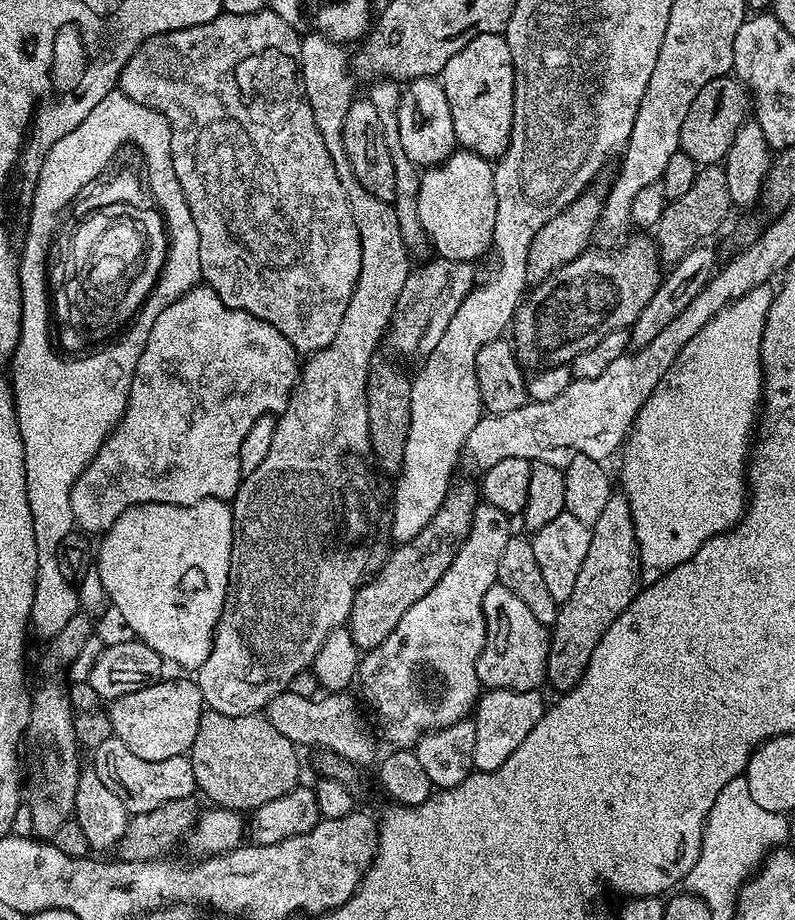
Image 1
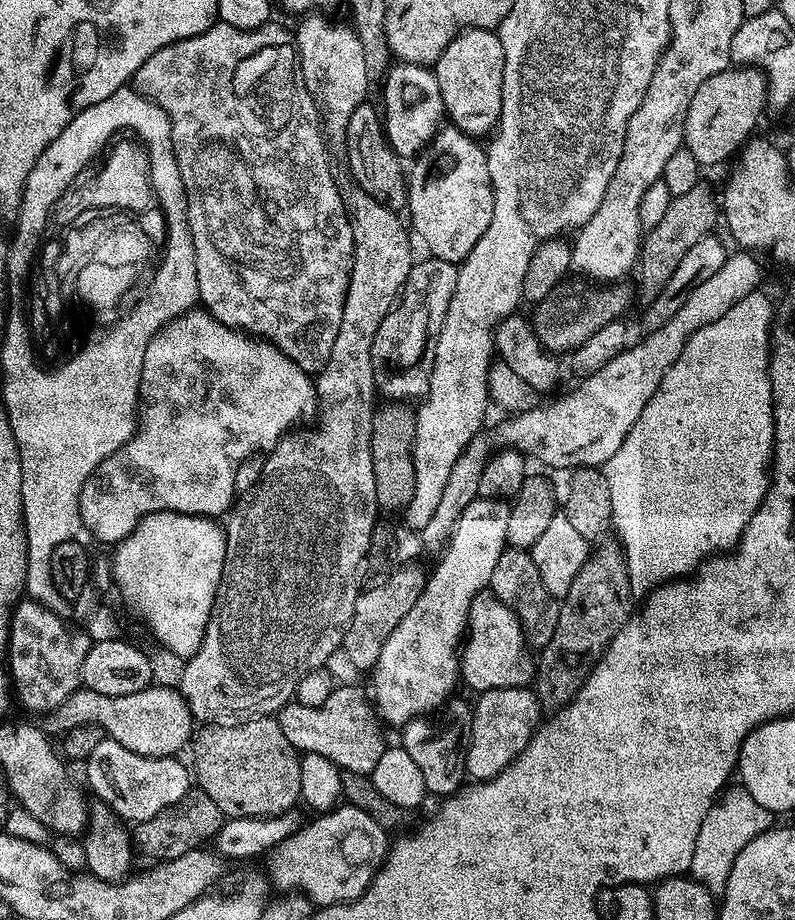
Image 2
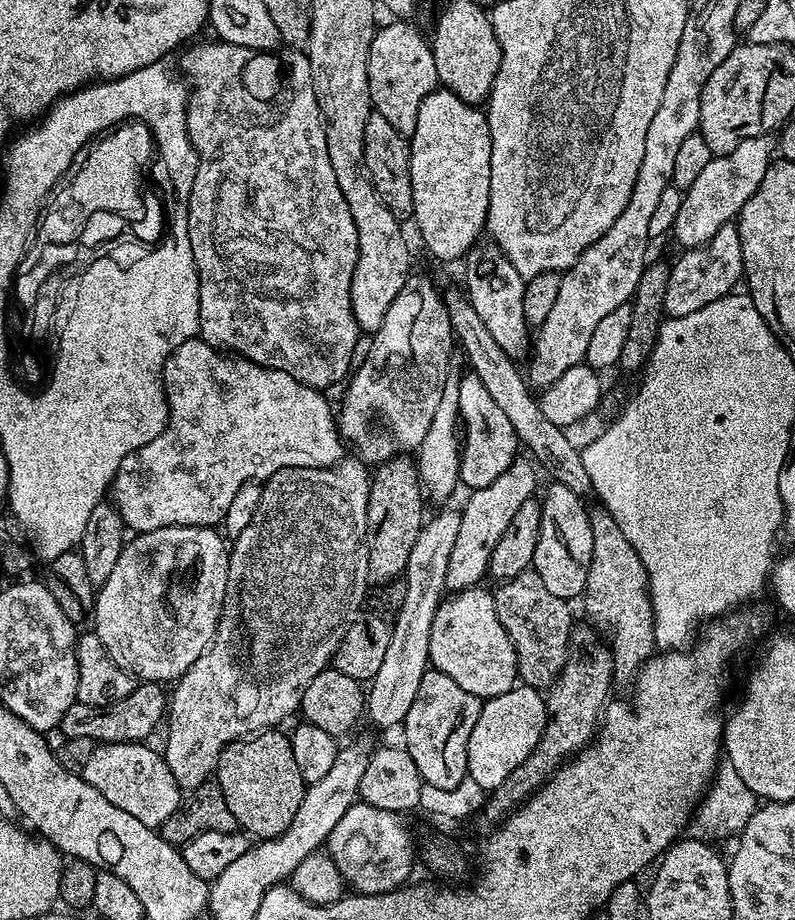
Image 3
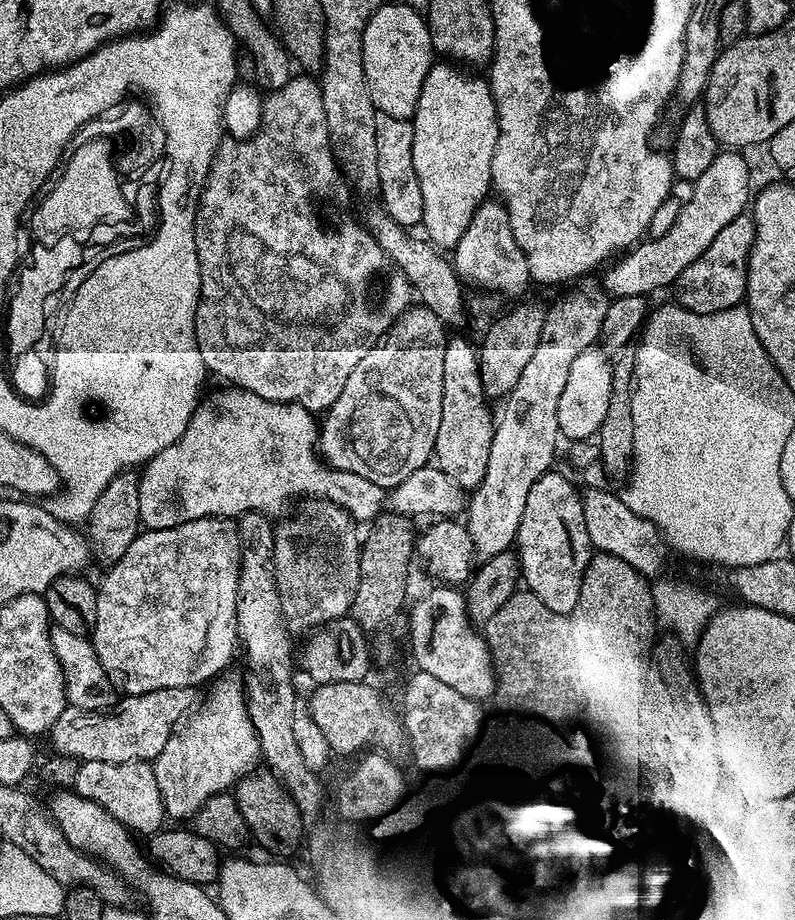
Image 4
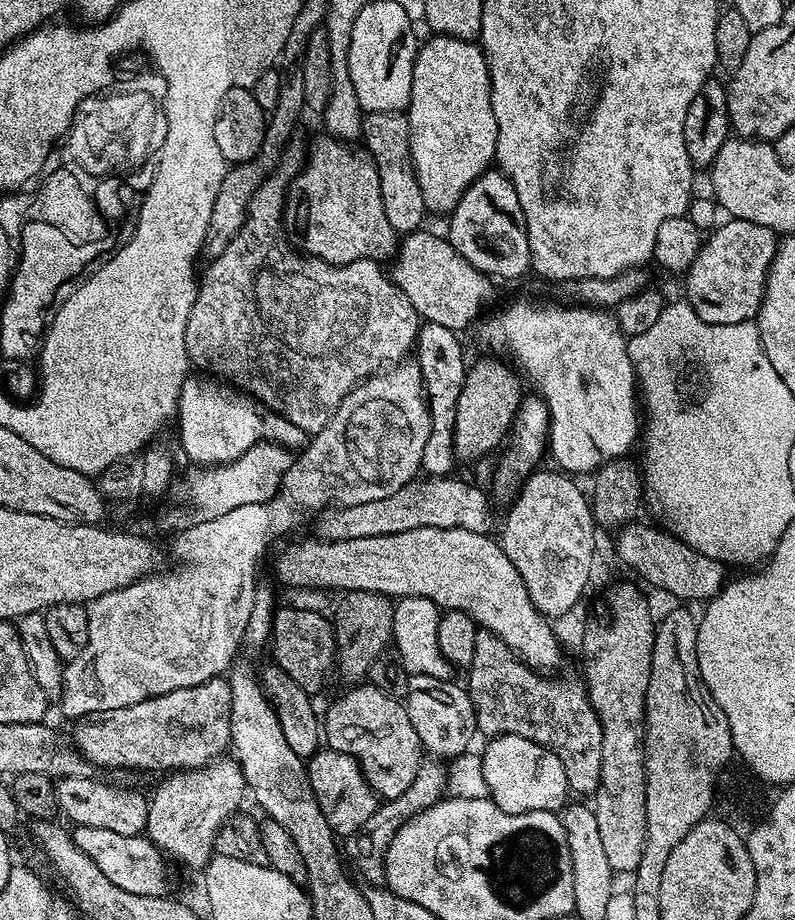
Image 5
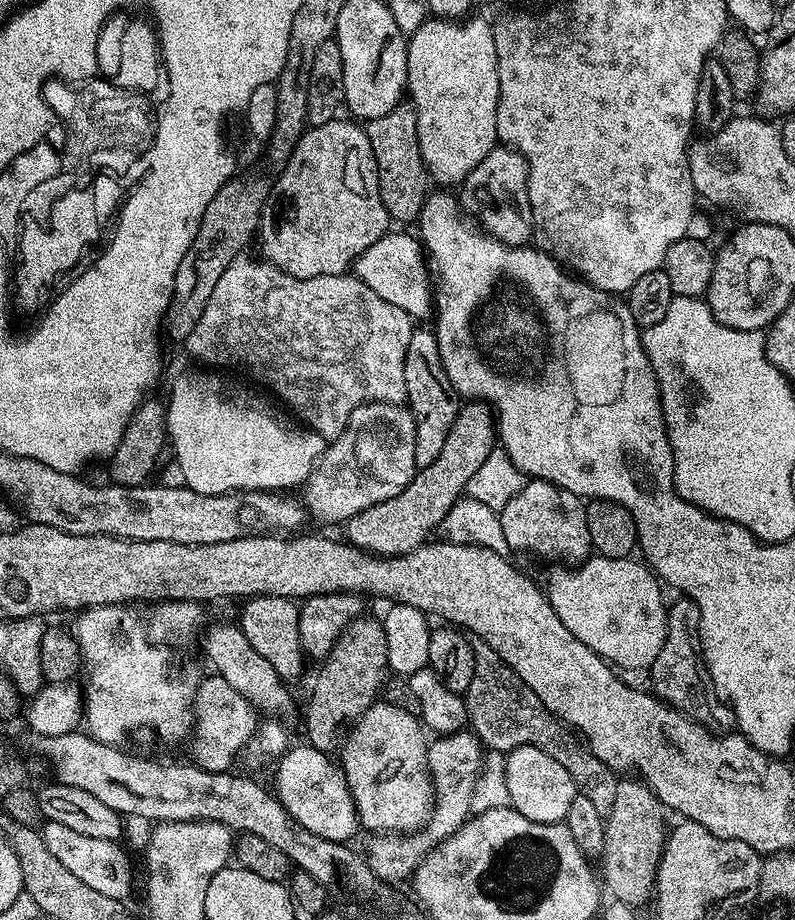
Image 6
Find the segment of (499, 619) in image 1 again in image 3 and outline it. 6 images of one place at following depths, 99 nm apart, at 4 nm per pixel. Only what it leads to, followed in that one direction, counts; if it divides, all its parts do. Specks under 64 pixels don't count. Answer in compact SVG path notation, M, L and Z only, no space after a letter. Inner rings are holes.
M484 586L463 588L441 600L430 626L428 659L435 671L454 678L462 690L470 690L481 701L506 694L518 684L514 642L498 622L495 595Z

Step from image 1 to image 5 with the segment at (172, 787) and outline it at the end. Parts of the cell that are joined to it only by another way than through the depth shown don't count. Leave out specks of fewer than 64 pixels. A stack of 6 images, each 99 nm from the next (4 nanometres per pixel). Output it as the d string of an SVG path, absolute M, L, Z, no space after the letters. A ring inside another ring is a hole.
M65 776L55 781L56 807L76 826L98 826L98 830L114 830L114 834L141 835L148 826L149 797L132 788L115 788L91 776Z

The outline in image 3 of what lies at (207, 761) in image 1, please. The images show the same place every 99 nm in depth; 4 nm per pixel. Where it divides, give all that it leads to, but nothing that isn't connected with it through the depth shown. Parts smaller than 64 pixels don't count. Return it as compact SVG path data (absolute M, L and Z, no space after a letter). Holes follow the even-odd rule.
M265 730L225 744L214 779L237 825L257 841L272 840L288 829L290 822L294 822L294 814L298 814L298 806L302 806L306 787L298 762L294 762L291 739L280 730Z

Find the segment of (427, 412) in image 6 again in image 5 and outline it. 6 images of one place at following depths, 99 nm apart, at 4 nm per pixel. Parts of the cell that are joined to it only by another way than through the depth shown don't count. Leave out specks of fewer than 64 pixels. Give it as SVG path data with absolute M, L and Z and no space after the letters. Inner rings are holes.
M427 322L421 323L420 332L416 335L414 360L424 375L424 395L430 410L430 438L426 438L426 450L422 450L420 467L432 478L447 477L451 473L448 471L451 470L452 464L454 465L452 427L456 421L456 403L466 371L464 348L460 345L460 339L457 333L450 331L446 326Z

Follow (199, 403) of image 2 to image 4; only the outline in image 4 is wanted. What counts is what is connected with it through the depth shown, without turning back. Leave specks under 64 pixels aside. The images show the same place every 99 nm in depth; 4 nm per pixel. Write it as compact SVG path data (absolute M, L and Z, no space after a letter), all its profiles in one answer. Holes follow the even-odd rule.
M224 386L221 392L216 392L209 398L208 404L206 404L206 402L201 403L190 418L190 422L186 426L182 438L178 438L178 442L174 442L174 446L166 446L166 450L154 454L154 458L150 458L147 464L143 465L142 471L139 473L138 477L138 510L140 511L140 523L148 530L166 530L170 526L178 526L182 522L190 522L198 518L206 518L207 516L236 518L245 512L273 514L272 512L278 511L295 492L305 492L308 498L323 498L333 501L339 504L341 508L345 508L345 510L348 511L348 515L356 522L361 522L360 520L371 522L385 511L385 489L379 488L374 482L370 482L358 474L340 472L337 468L328 467L318 455L318 420L313 413L308 412L305 408L297 404L283 404L282 402L270 402L266 398L258 398L258 394L250 394L244 388L235 386Z

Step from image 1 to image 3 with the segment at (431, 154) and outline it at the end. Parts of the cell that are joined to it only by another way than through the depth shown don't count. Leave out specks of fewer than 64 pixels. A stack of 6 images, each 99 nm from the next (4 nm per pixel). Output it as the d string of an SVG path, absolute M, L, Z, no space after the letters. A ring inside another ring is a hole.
M408 22L392 23L396 24L388 24L385 28L384 25L377 27L374 38L370 42L370 50L368 51L370 98L374 111L382 114L382 118L386 118L386 122L390 122L390 126L394 126L394 130L398 130L408 138L411 137L414 126L418 122L418 106L422 106L422 98L426 98L426 94L436 91L438 81L432 45L425 38L425 35L423 38L419 30L411 28Z

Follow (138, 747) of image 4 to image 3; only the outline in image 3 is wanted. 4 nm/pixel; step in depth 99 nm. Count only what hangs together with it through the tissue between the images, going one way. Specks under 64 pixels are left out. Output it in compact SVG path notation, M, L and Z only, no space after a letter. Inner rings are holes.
M156 682L137 683L136 689L132 691L129 696L127 696L126 698L122 698L116 704L108 704L105 708L95 708L94 706L90 706L89 704L81 704L79 702L74 703L68 710L66 710L66 714L62 715L59 729L65 733L67 738L90 738L91 740L95 740L100 744L135 744L137 742L147 741L149 739L147 736L150 735L151 732L159 726L159 724L161 727L162 721L166 716L166 692L163 692L163 690L160 688L163 687L161 687L161 685Z

